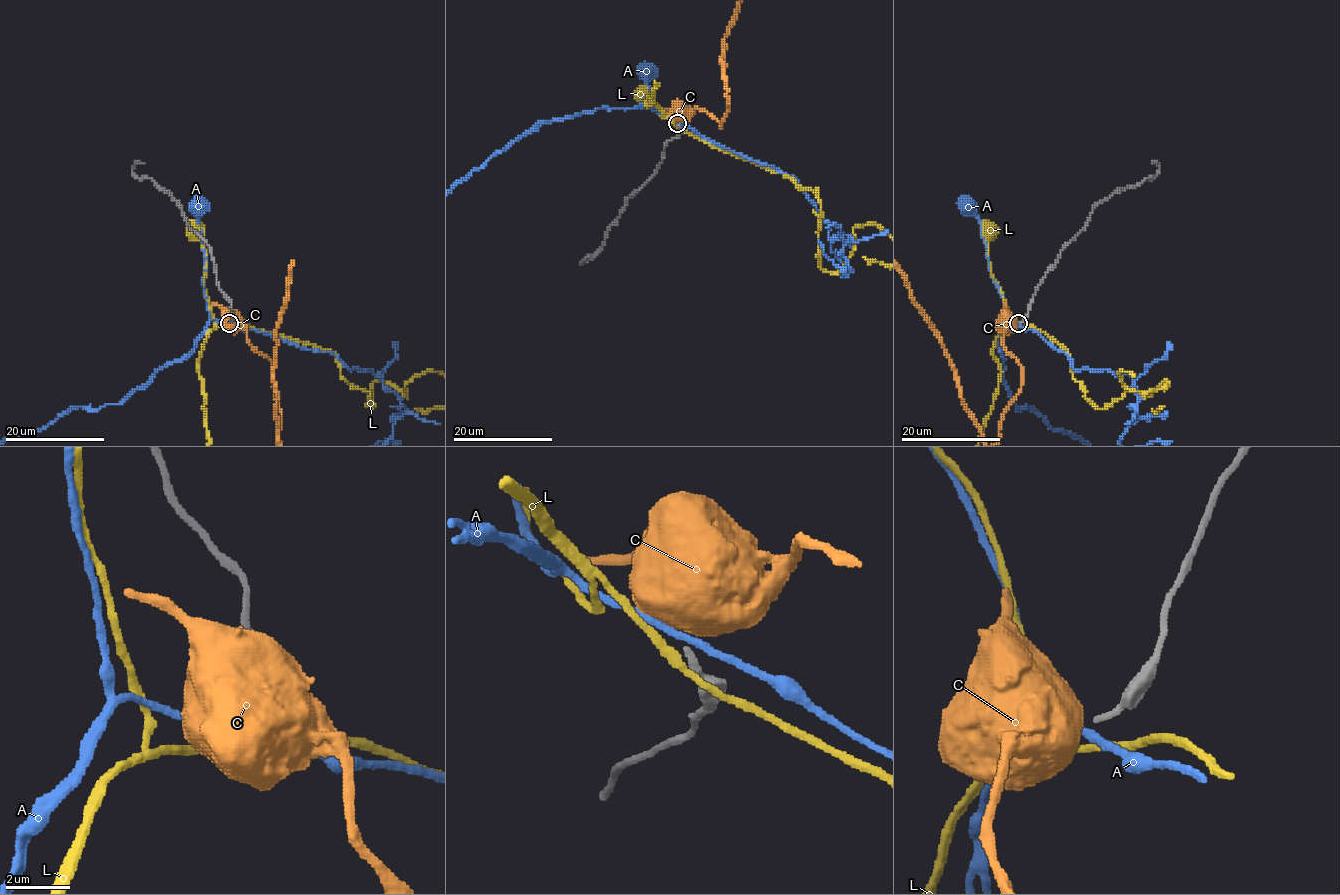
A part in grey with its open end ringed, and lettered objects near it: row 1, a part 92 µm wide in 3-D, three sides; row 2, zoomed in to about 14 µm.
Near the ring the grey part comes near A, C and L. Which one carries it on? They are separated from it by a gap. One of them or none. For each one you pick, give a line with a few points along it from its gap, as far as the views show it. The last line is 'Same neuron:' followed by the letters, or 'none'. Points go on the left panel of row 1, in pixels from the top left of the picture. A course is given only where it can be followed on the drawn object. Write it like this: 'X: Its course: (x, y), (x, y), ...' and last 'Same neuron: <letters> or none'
Same neuron: none

